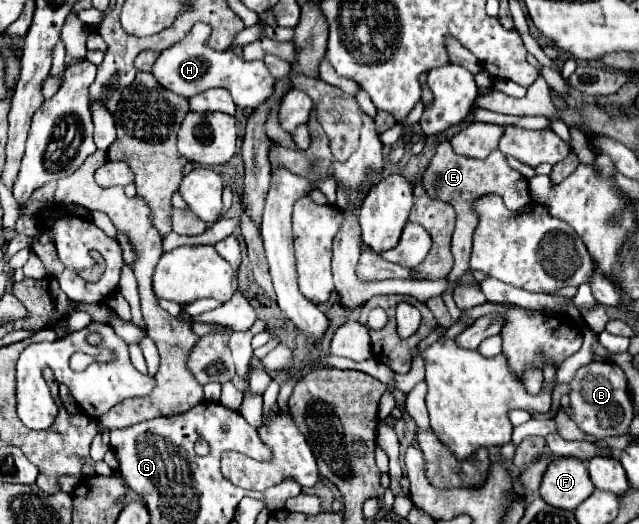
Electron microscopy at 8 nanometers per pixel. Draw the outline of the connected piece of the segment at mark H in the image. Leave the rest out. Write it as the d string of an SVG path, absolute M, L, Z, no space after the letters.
M207 24L193 26L193 30L189 32L189 36L185 40L173 44L171 48L167 48L159 54L159 58L151 70L153 76L157 78L157 82L161 82L161 86L165 86L167 90L171 90L179 96L185 96L185 98L205 92L209 88L223 86L223 88L231 90L233 100L239 108L247 108L247 110L257 108L261 102L265 102L271 96L275 78L269 74L263 60L245 62L233 50L217 52L217 50L205 46L205 40L209 34L211 34L211 28Z

